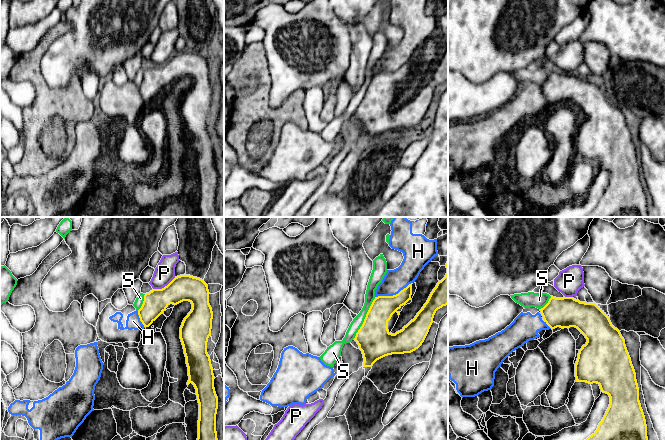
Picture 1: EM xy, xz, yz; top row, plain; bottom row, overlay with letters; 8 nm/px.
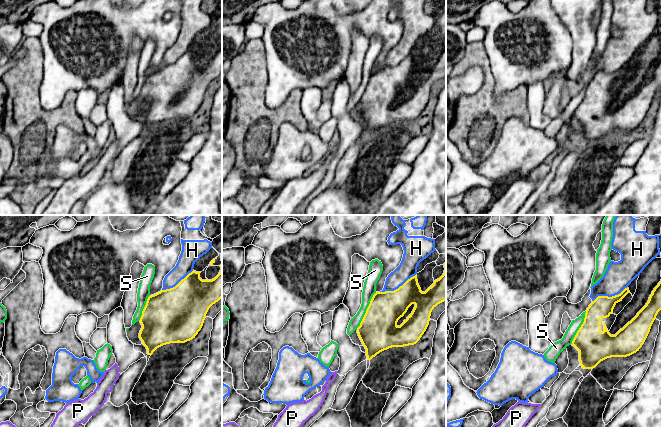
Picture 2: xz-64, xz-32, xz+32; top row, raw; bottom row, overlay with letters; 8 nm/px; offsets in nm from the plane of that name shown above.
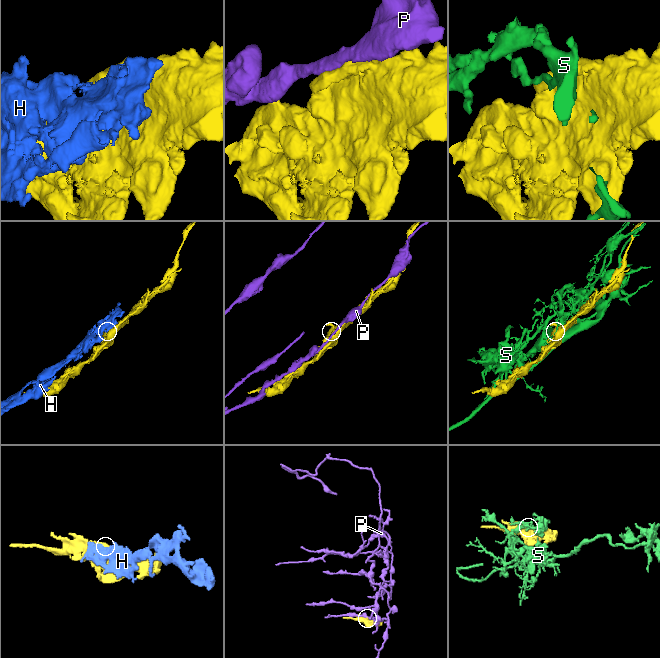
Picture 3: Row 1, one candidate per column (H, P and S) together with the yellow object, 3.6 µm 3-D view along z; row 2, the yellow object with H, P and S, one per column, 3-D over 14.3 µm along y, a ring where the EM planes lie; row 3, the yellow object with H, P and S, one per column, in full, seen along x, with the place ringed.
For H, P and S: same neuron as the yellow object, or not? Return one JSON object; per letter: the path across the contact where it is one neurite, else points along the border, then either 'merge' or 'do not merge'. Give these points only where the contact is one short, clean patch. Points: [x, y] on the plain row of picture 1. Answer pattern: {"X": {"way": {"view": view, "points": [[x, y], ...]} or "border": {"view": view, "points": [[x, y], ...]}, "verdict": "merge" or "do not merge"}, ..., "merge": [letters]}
{"H": {"verdict": "merge"}, "P": {"verdict": "do not merge"}, "S": {"verdict": "do not merge"}, "merge": ["H"]}

